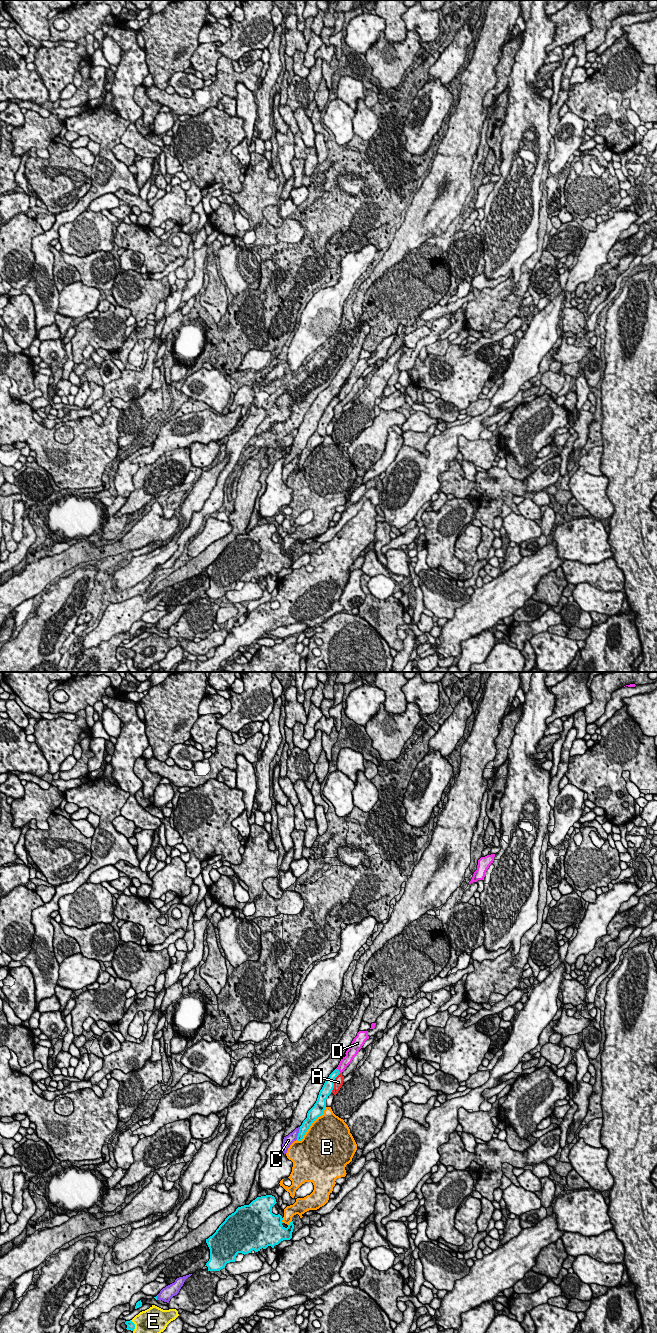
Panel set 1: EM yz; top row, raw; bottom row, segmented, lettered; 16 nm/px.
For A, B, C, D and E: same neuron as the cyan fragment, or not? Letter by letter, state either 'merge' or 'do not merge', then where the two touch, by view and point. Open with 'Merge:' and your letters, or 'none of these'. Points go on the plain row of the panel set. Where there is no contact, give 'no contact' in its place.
Merge: none of these
A: do not merge; contact yz (333, 411)
B: do not merge; contact yz (311, 451)
C: do not merge; contact yz (298, 461)
D: do not merge; contact yz (338, 398)
E: do not merge; contact yz (134, 654)

